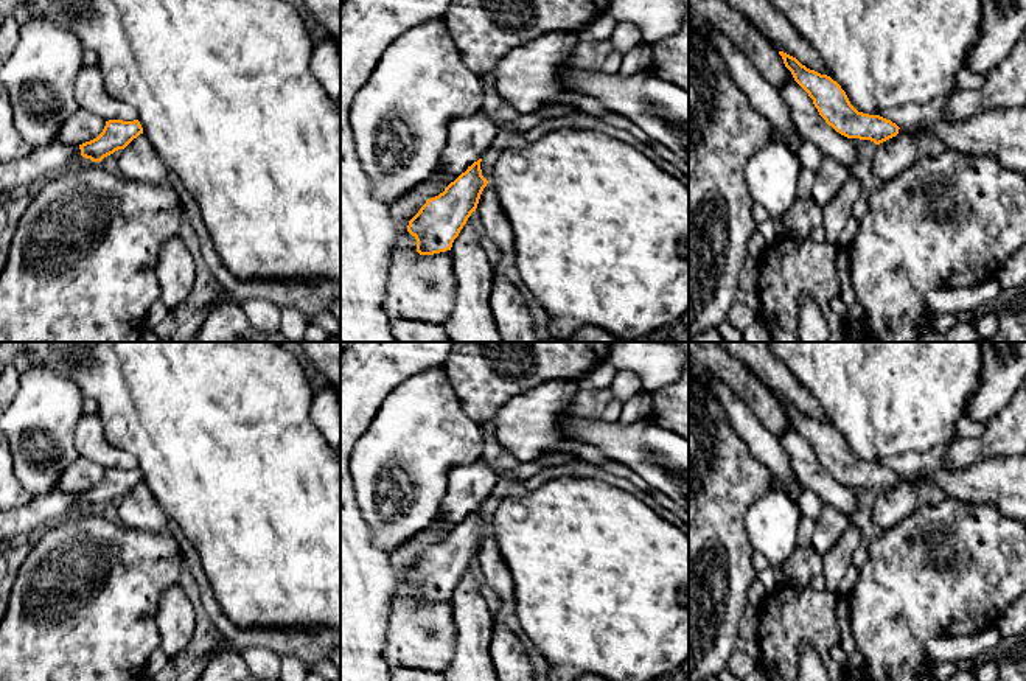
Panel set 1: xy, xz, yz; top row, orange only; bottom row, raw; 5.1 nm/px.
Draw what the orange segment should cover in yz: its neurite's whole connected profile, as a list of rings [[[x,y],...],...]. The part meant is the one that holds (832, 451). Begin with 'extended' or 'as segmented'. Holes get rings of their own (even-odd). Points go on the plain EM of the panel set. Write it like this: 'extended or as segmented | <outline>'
as segmented | [[[779,400],[794,429],[813,448],[819,463],[847,487],[871,488],[880,493],[899,482],[899,474],[880,463],[858,460],[841,434],[827,423],[802,414],[796,406]]]

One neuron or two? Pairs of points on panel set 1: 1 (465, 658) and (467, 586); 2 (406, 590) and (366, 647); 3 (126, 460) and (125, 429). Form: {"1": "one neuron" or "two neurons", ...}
{"1": "one neuron", "2": "two neurons", "3": "two neurons"}

